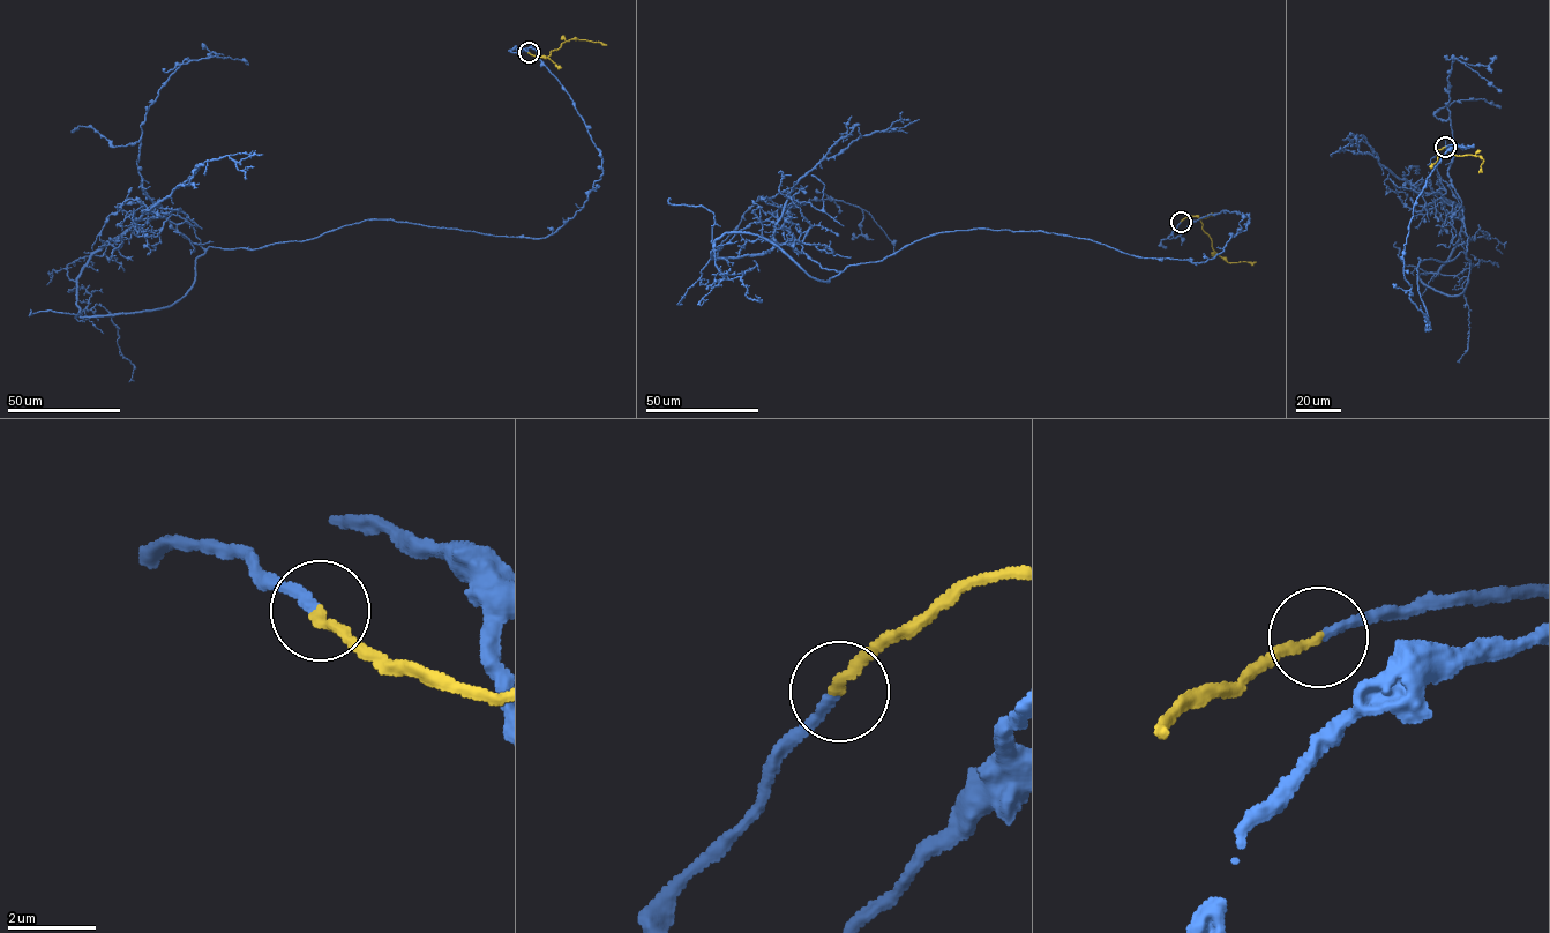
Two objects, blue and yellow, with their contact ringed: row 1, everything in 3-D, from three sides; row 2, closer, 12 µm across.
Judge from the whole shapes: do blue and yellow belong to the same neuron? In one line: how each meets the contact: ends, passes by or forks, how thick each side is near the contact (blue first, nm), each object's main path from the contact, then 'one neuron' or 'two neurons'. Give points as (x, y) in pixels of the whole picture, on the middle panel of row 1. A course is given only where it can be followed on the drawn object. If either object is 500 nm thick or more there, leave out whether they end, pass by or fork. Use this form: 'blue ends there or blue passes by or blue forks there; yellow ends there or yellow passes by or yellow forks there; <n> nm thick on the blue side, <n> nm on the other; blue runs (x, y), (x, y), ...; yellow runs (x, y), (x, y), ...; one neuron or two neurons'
blue ends there; yellow ends there; 240 nm thick on the blue side, 200 nm on the other; blue runs (1181, 222), (1249, 218), (1193, 263), (979, 228), (839, 271), (766, 219), (739, 255), (820, 161), (919, 119); yellow runs (1181, 222), (1187, 216), (1198, 216), (1213, 249), (1227, 262), (1256, 262); one neuron

